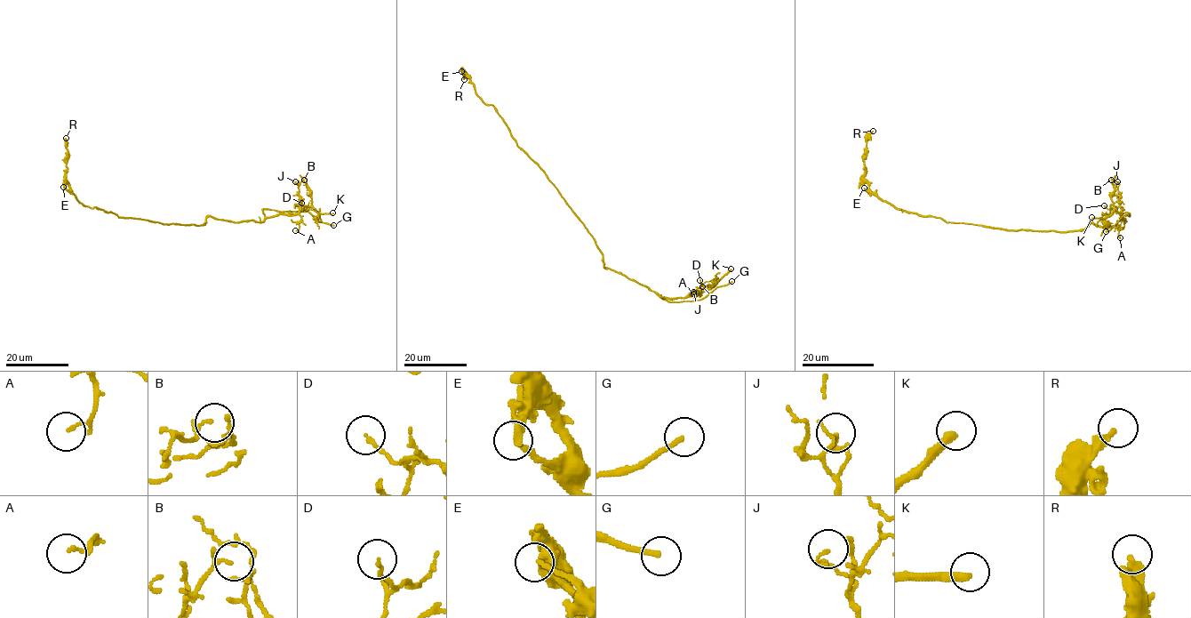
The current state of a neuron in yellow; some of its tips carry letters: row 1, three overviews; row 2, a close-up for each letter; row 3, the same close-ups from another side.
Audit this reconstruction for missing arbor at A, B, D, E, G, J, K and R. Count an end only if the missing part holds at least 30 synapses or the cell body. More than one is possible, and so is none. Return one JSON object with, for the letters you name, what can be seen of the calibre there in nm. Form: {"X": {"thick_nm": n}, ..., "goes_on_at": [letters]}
{"G": {"thick_nm": 180}, "K": {"thick_nm": 320}, "goes_on_at": ["G", "K"]}

